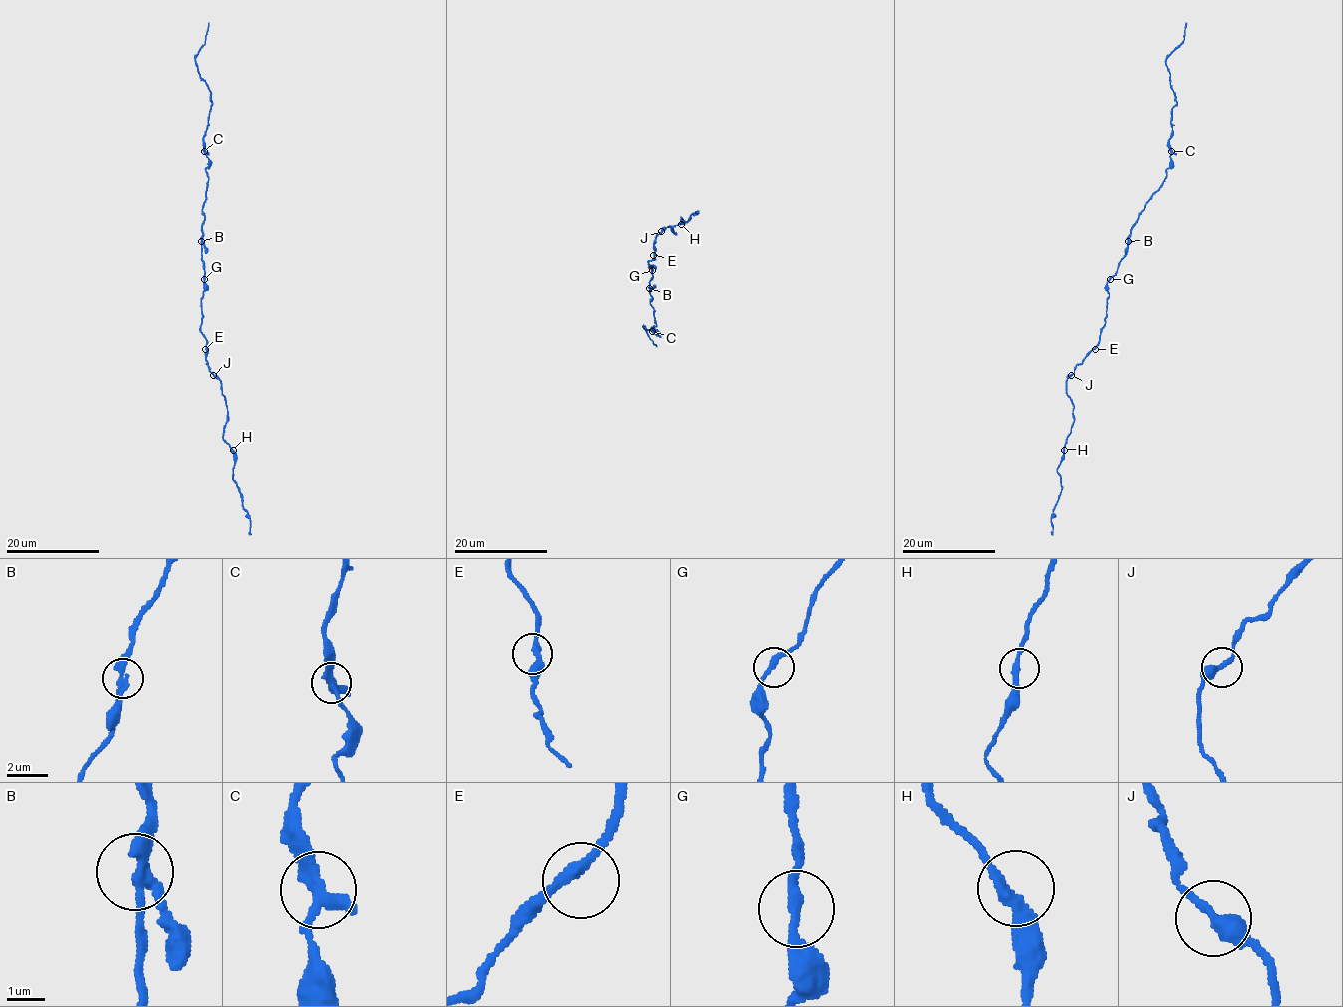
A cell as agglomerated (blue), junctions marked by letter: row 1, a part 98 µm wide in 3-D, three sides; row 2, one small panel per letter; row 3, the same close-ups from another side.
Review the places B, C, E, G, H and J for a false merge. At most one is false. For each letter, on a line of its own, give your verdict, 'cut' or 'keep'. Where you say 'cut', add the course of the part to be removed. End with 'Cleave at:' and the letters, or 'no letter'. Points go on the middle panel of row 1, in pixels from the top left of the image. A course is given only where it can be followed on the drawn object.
B: keep
C: keep
E: keep
G: keep
H: keep
J: keep
Cleave at: no letter

